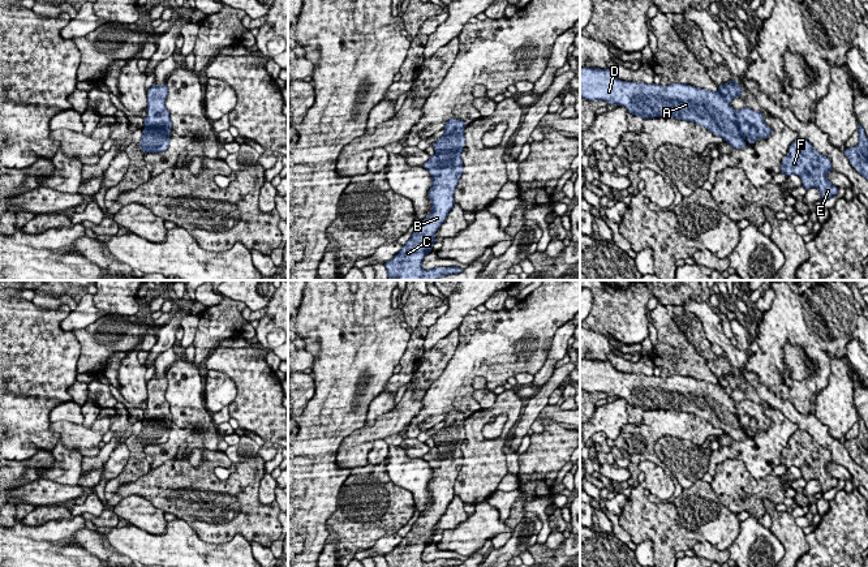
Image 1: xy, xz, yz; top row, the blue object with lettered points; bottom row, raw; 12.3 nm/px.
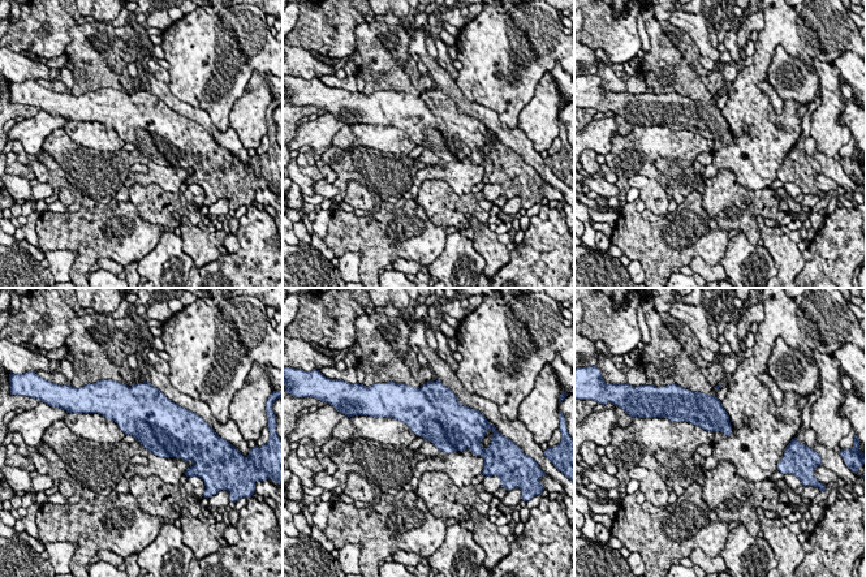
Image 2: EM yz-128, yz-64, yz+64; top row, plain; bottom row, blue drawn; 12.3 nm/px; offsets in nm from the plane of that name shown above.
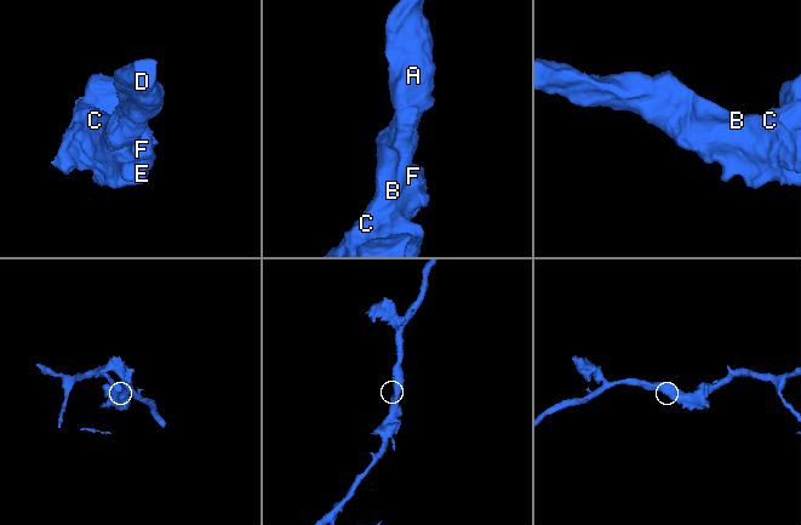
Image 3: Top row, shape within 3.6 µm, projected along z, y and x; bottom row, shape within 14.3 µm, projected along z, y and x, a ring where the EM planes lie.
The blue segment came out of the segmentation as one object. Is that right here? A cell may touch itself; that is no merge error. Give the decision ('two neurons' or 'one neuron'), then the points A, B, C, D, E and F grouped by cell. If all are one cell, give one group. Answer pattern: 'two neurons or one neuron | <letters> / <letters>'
one neuron | A B C D E F

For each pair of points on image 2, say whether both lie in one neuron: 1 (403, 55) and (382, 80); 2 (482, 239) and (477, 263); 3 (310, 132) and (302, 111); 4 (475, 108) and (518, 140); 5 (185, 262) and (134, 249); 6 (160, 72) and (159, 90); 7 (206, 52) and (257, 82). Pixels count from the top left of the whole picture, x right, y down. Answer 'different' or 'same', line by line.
1: same
2: different
3: different
4: same
5: different
6: different
7: different

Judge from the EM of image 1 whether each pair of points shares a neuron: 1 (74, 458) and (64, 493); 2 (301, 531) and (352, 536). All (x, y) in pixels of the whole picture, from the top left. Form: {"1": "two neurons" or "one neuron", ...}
{"1": "two neurons", "2": "two neurons"}

